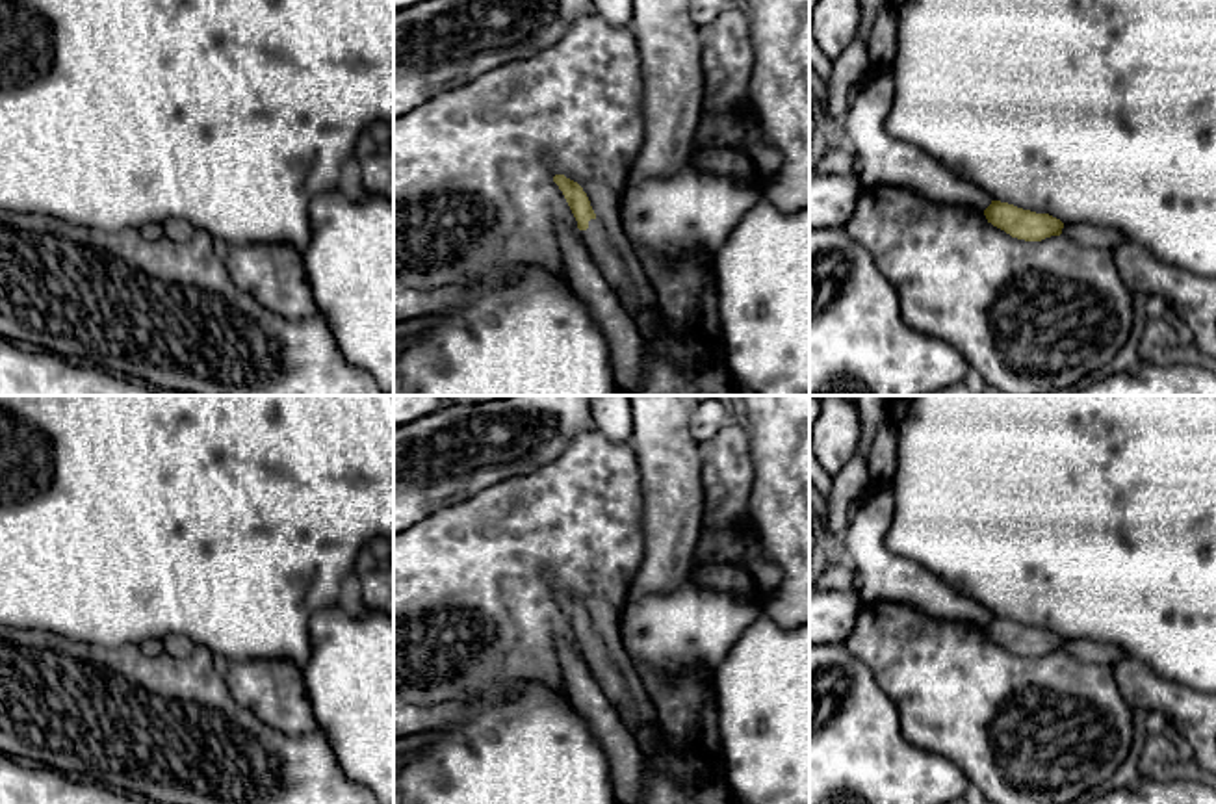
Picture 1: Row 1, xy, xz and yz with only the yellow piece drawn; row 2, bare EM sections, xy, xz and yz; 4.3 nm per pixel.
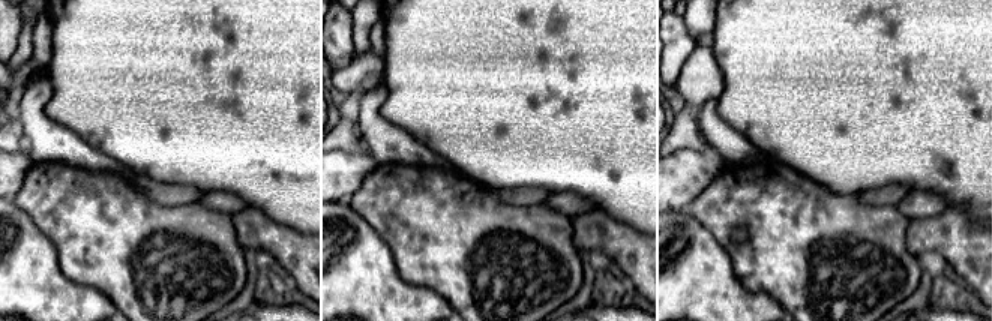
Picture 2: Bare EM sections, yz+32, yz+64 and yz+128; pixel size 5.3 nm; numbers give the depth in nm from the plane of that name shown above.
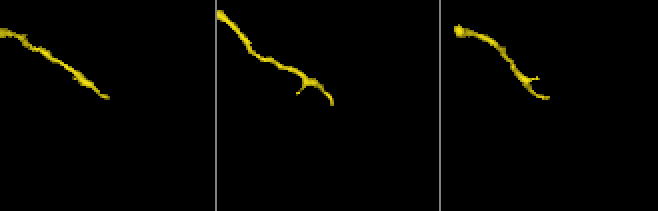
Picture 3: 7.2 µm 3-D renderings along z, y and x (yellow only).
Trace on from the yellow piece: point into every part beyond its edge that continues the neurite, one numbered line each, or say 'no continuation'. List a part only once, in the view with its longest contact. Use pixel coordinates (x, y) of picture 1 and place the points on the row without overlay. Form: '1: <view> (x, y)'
1: xz (602, 667)

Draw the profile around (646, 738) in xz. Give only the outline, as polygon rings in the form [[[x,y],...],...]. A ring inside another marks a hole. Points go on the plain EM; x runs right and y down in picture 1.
[[[642,726],[635,735],[635,743],[637,743],[642,756],[655,756],[657,754],[655,726]]]

